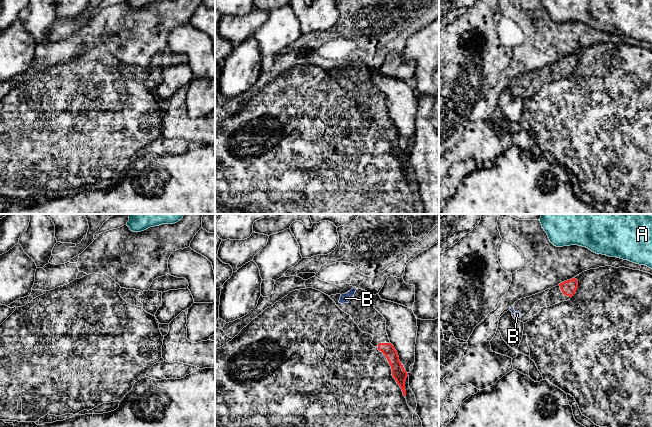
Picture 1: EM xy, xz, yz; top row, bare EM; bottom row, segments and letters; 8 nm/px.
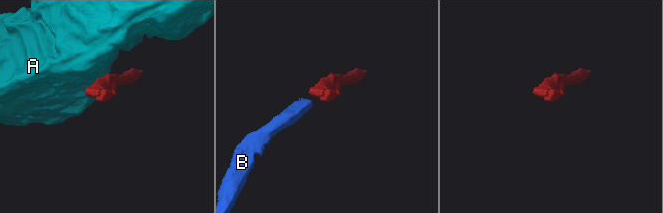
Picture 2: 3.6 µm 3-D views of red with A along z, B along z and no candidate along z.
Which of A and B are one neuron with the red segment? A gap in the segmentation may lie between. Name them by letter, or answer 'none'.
B

